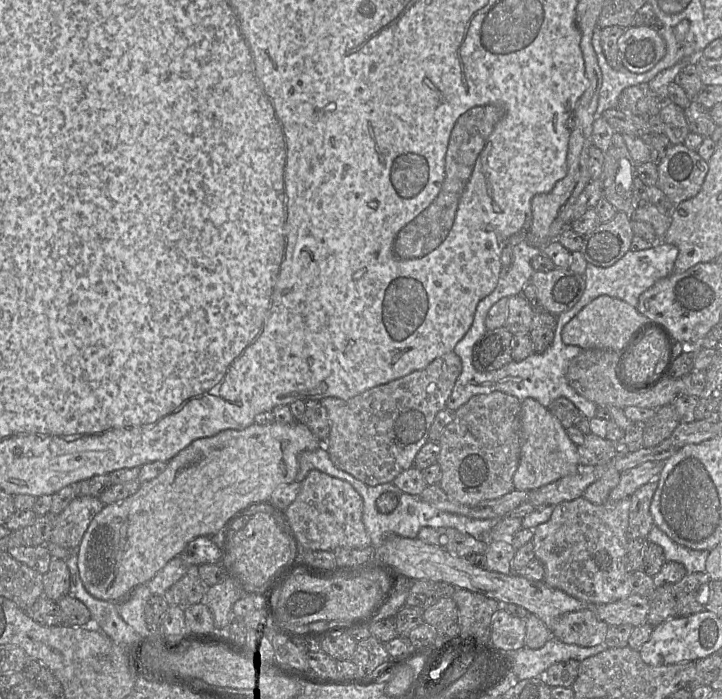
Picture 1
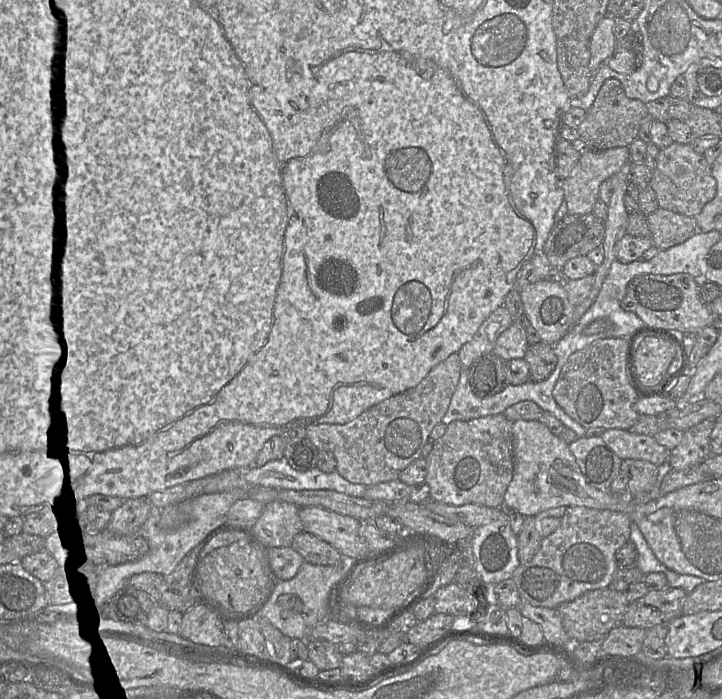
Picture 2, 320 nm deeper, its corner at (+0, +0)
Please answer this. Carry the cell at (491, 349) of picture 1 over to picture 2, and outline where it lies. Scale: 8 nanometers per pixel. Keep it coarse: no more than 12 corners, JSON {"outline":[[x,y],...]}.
{"outline":[[494,352],[468,369],[472,393],[486,398],[508,385],[508,363]]}

